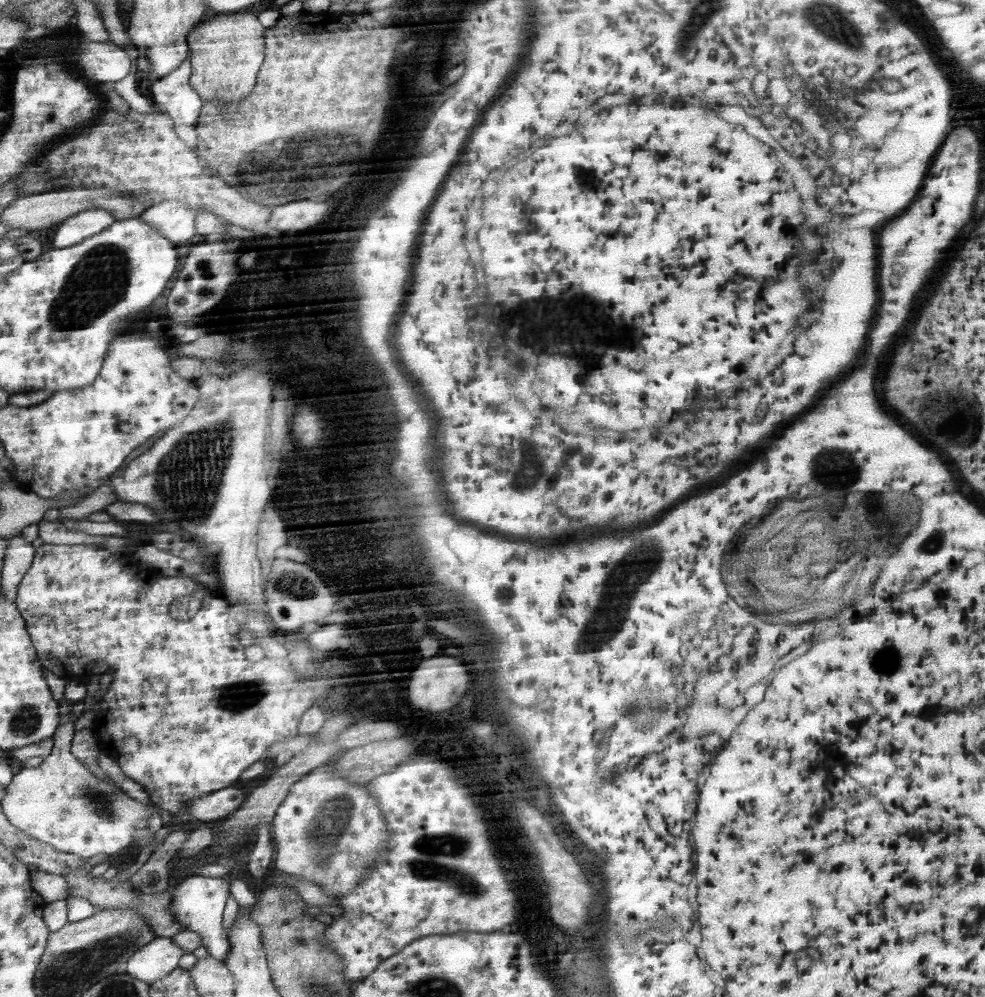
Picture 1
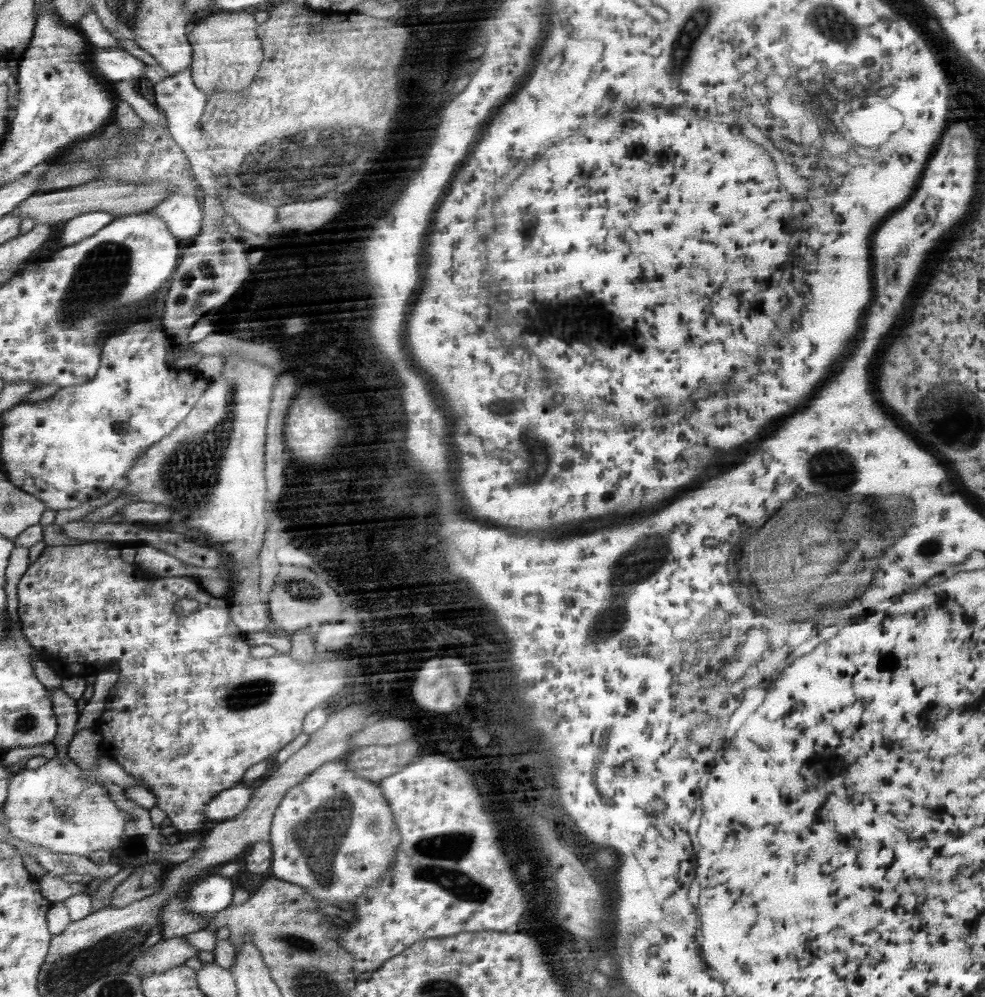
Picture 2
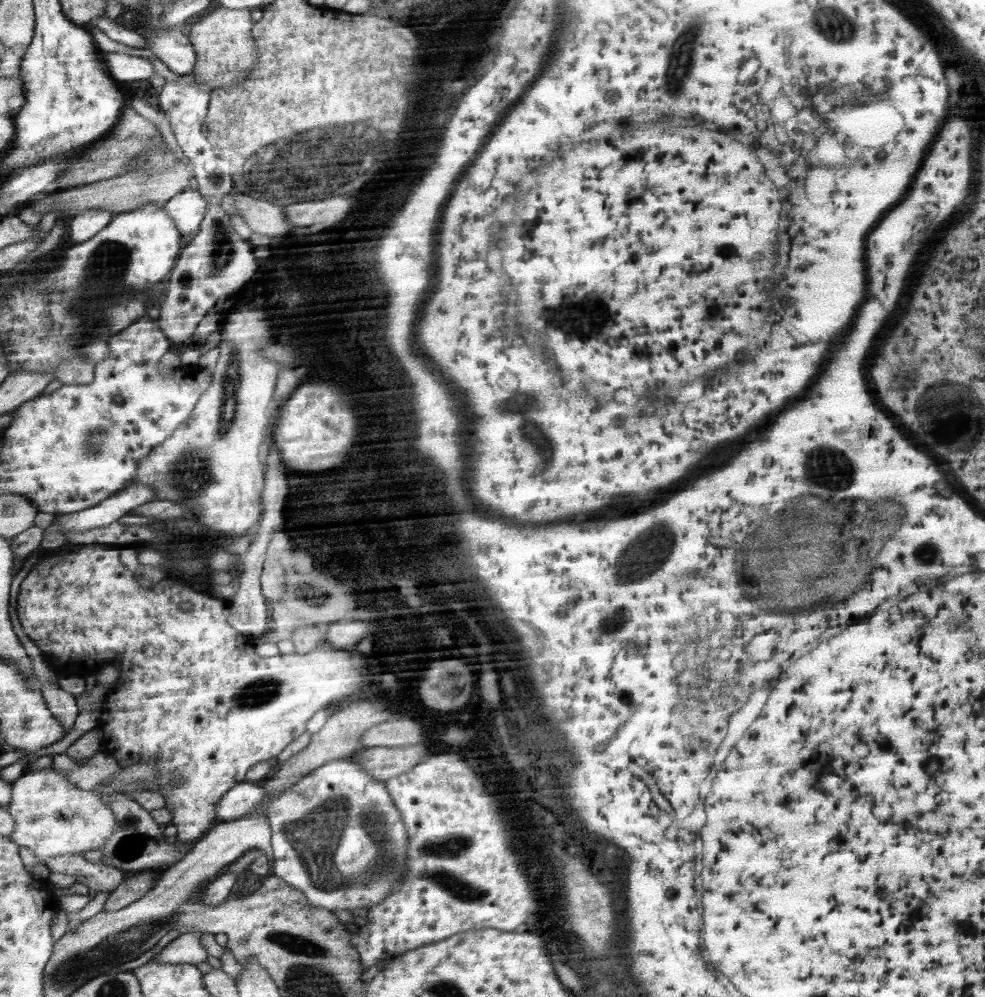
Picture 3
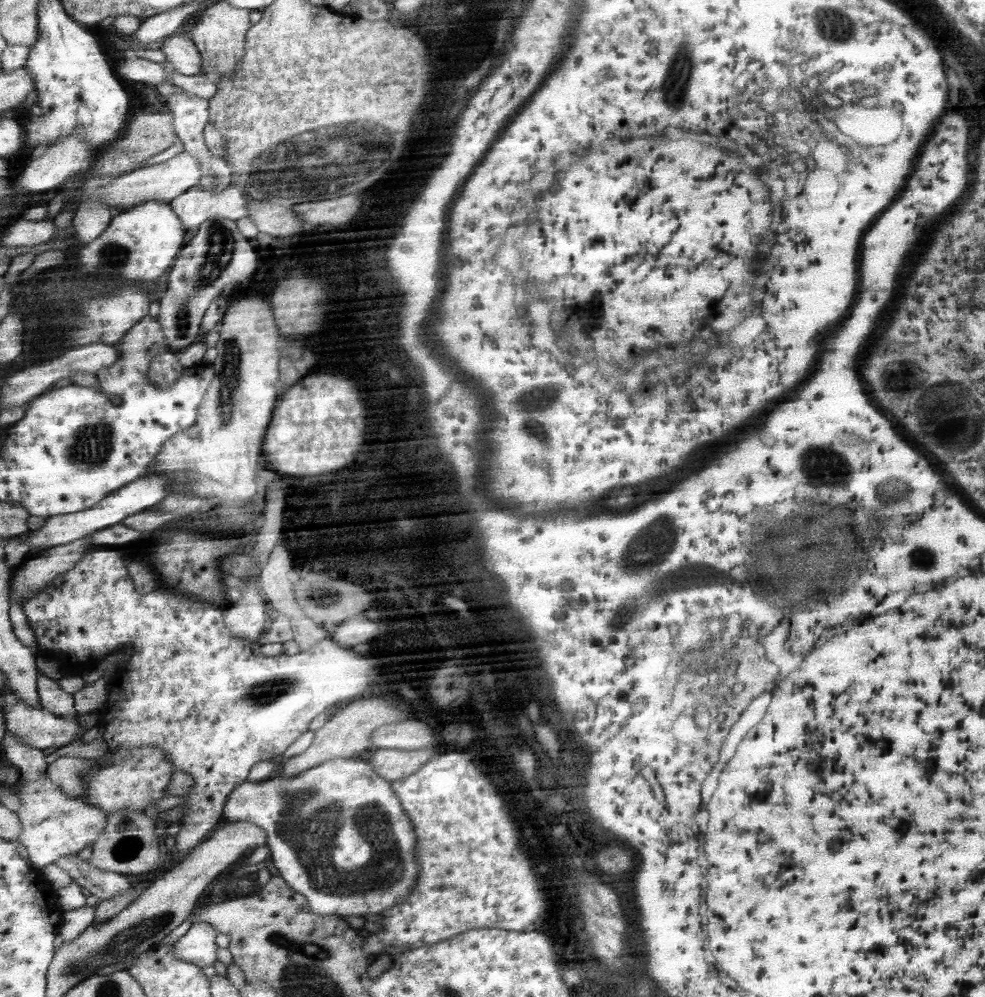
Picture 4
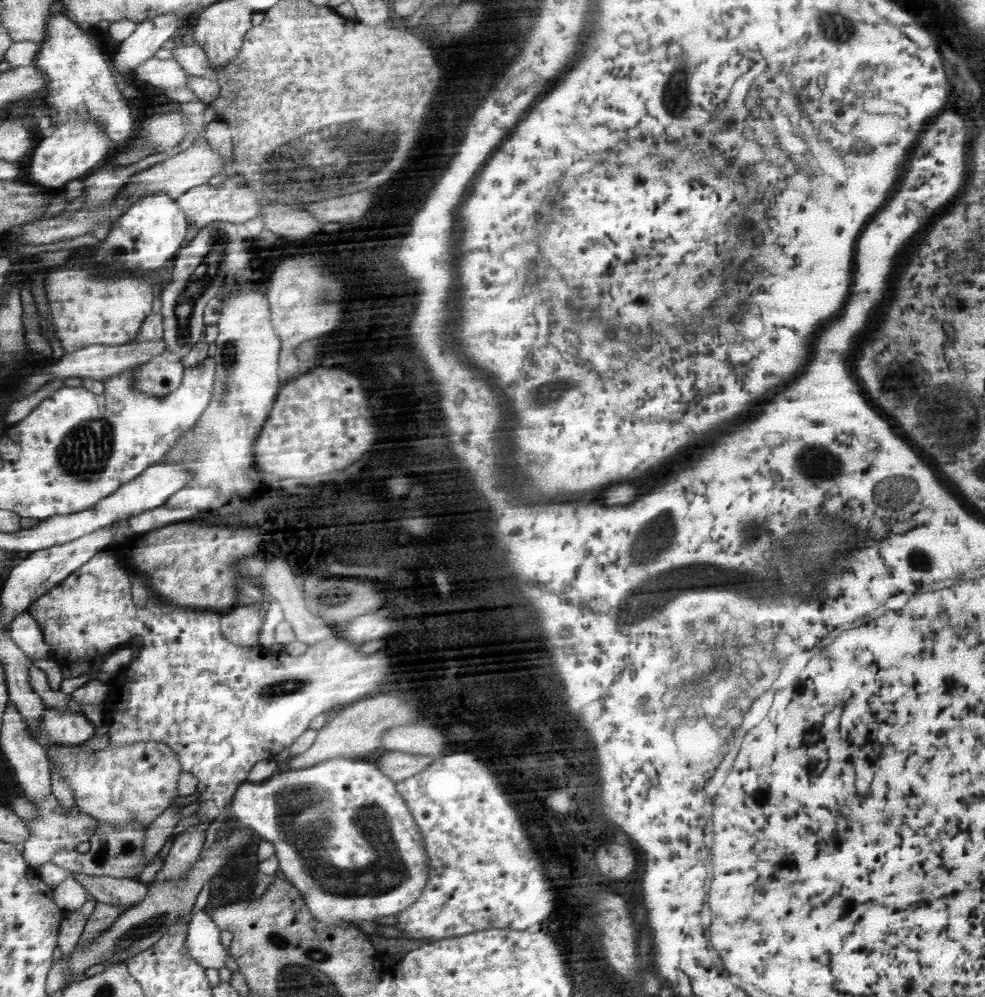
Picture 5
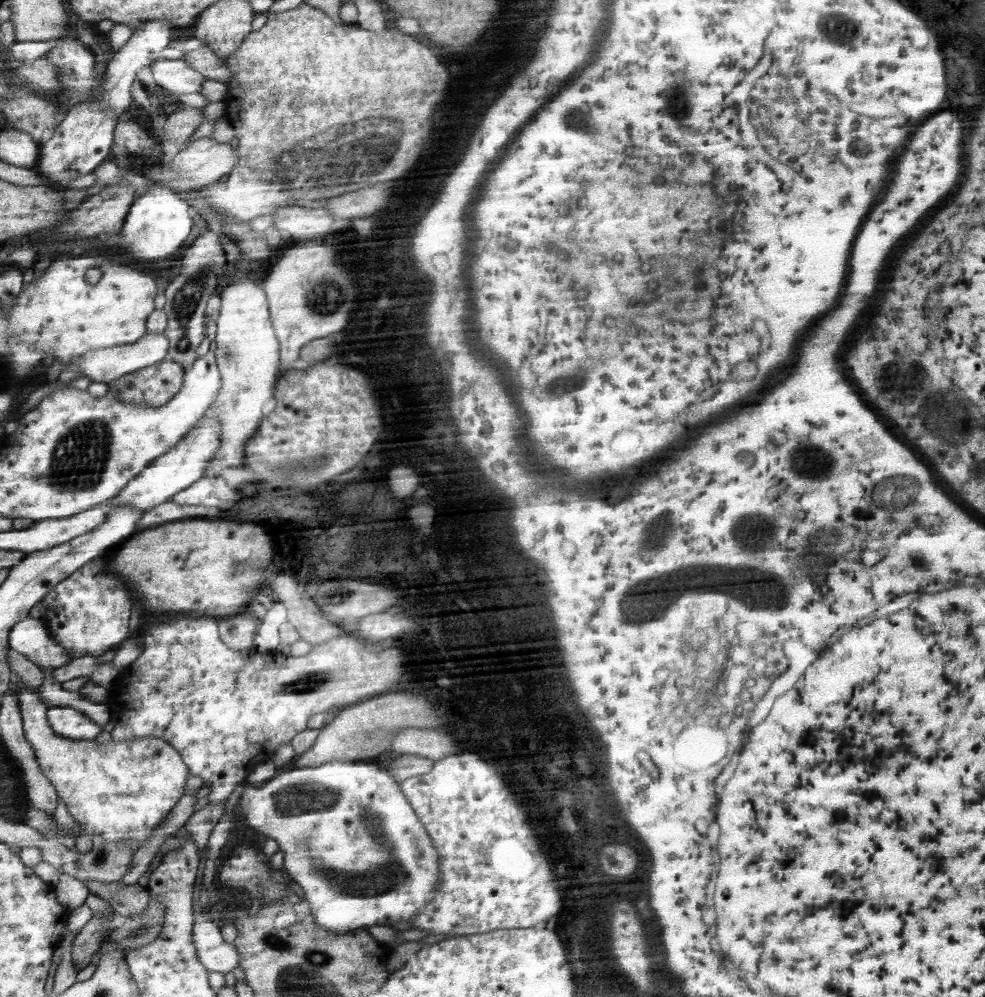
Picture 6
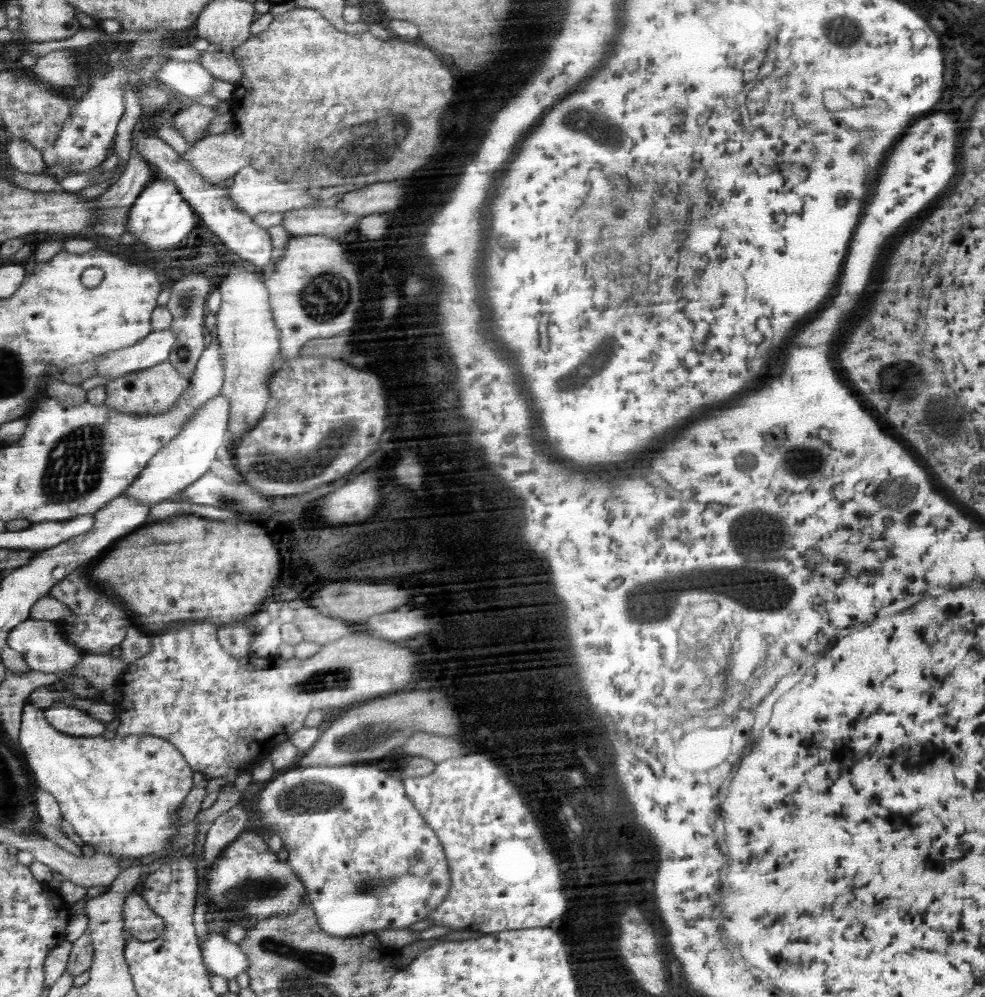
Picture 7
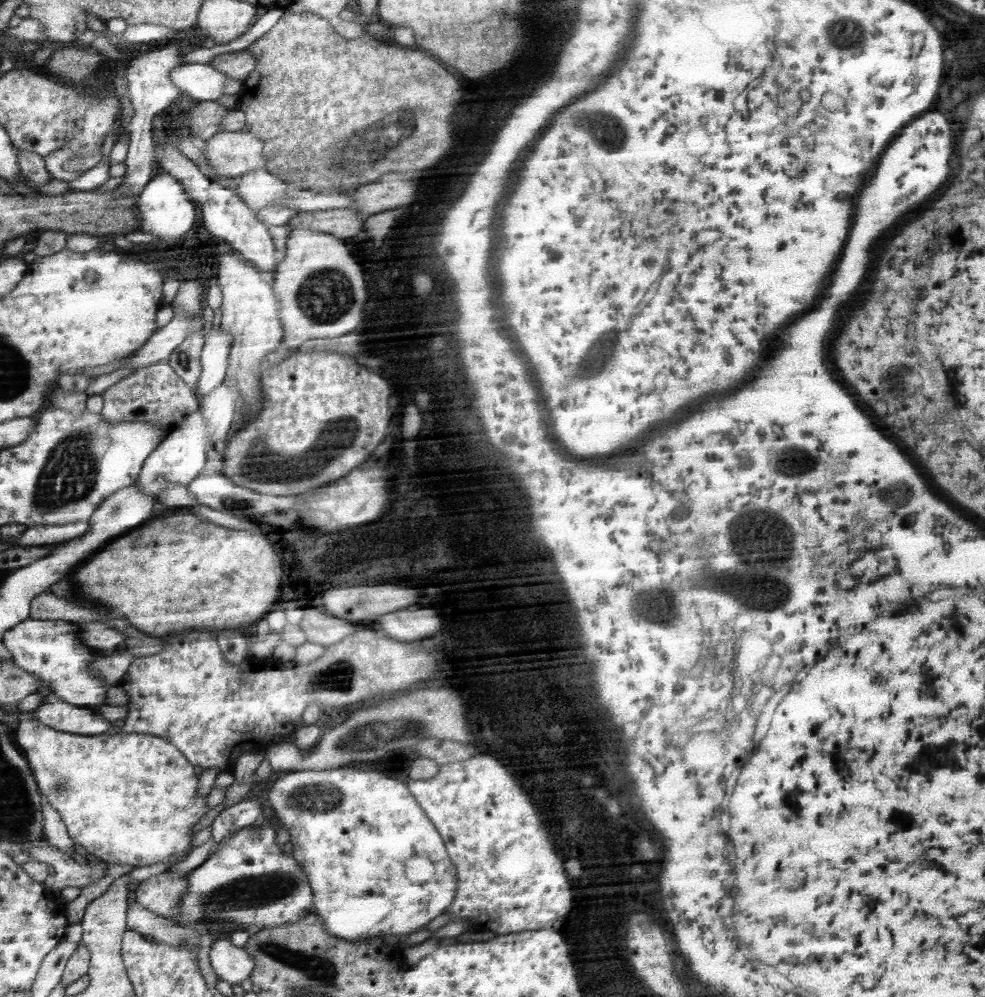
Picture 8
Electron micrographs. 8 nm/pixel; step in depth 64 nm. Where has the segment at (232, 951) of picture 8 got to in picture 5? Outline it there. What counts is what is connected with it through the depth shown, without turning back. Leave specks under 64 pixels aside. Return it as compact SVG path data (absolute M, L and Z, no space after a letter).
M197 911L188 924L187 939L184 949L201 968L225 967L225 950L219 943L220 930L215 926L211 917L203 911Z

